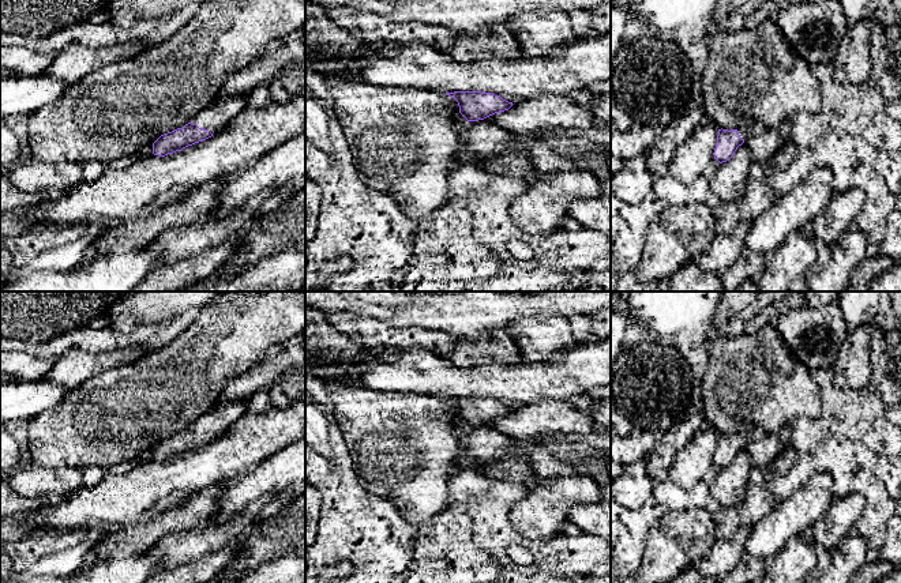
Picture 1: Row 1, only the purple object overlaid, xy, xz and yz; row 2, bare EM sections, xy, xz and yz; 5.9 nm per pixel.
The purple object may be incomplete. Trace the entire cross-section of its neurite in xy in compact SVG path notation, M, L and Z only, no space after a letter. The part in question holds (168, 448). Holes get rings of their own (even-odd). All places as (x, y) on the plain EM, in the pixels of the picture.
M244 400L215 403L183 433L161 440L153 448L153 459L165 462L211 443L247 411L247 402Z

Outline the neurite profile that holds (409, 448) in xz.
M305 305L305 392L338 421L360 485L394 504L410 524L420 524L450 505L450 477L465 454L455 433L458 407L450 400L416 392L373 391L331 383L312 373L319 365L350 364L365 342L337 331L318 309Z

